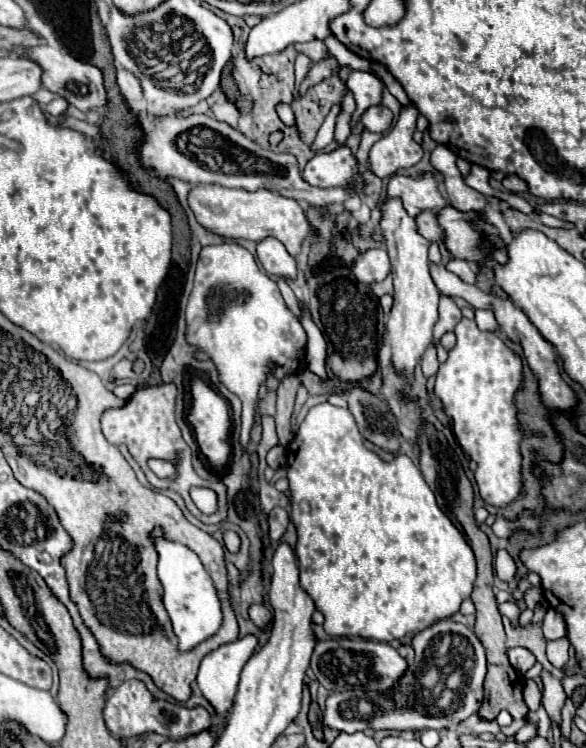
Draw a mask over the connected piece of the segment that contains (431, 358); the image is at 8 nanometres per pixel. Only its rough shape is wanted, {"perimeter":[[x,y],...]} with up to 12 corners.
{"perimeter":[[436,348],[422,356],[422,372],[430,378],[438,372]]}

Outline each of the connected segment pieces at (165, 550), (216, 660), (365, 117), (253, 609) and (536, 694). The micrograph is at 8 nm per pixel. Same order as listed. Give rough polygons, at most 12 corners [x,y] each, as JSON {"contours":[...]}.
{"contours":[[[150,538],[162,602],[188,652],[218,632],[222,604],[188,546]],[[256,638],[222,644],[198,672],[198,688],[220,714],[232,710]],[[370,106],[360,122],[370,132],[386,132],[392,126],[388,108]],[[262,604],[250,606],[250,620],[266,630],[272,624],[272,612]],[[526,682],[523,698],[530,710],[540,708],[540,688]]]}

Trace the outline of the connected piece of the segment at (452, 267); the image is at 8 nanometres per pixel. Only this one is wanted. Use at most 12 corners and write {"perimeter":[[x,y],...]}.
{"perimeter":[[452,260],[448,270],[468,284],[476,282],[476,272],[466,260]]}

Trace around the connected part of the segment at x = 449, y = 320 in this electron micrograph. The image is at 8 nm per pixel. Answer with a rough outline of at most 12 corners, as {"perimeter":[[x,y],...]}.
{"perimeter":[[450,296],[440,298],[440,318],[434,326],[433,345],[452,332],[462,314]]}

